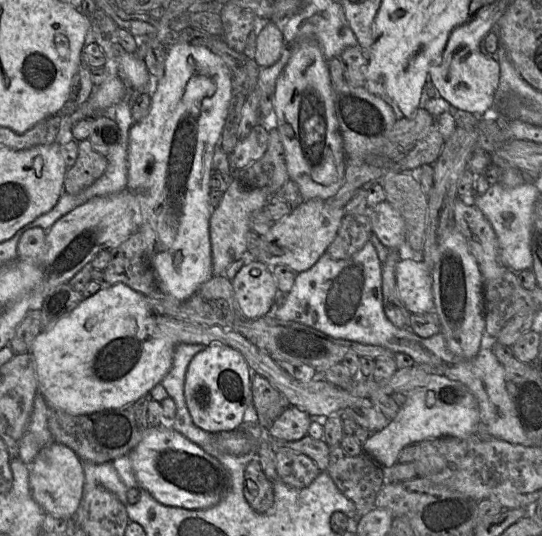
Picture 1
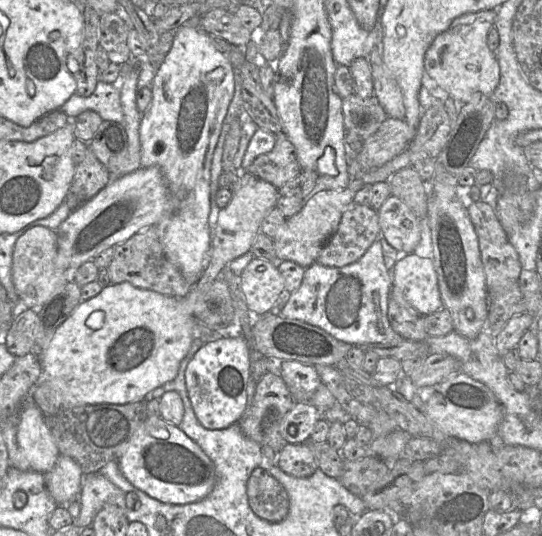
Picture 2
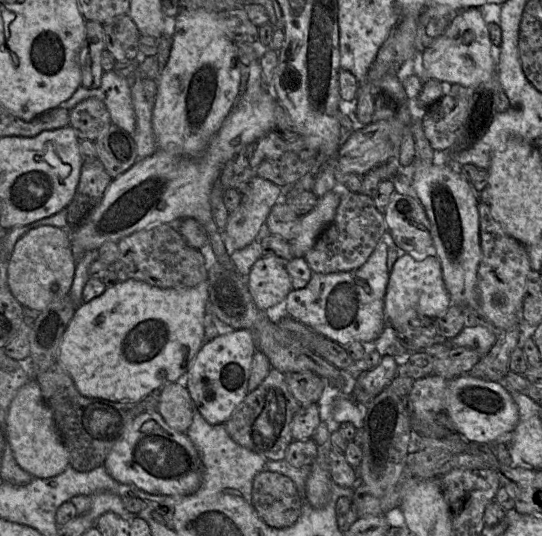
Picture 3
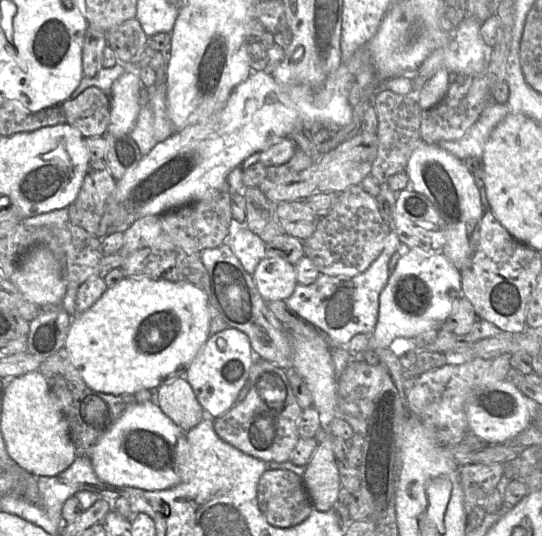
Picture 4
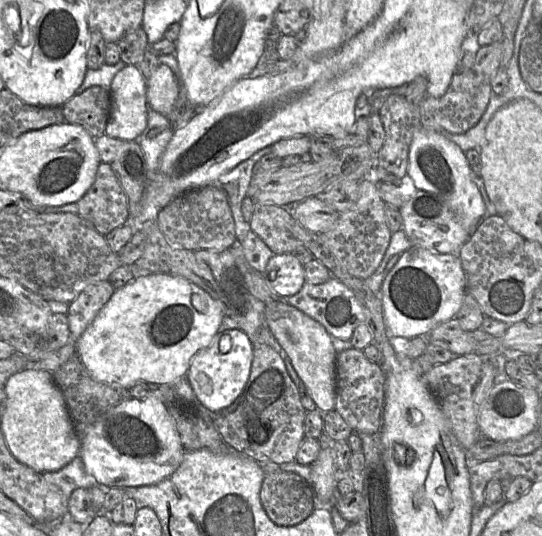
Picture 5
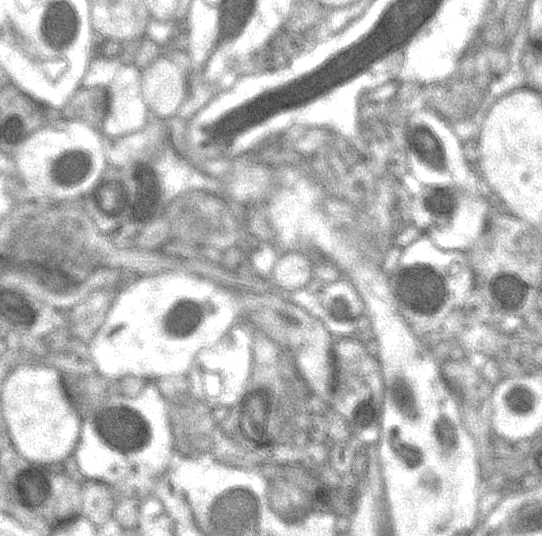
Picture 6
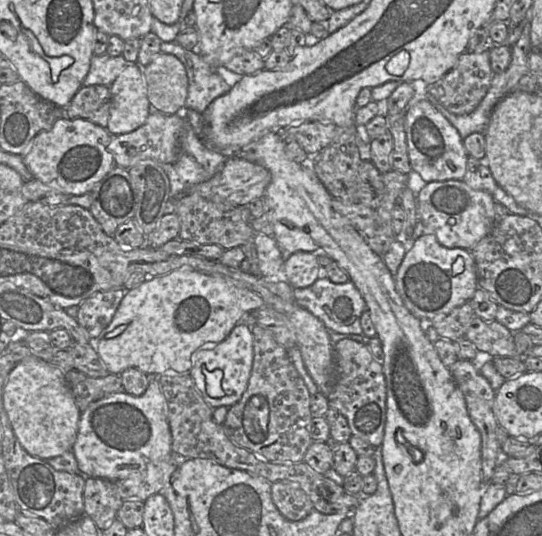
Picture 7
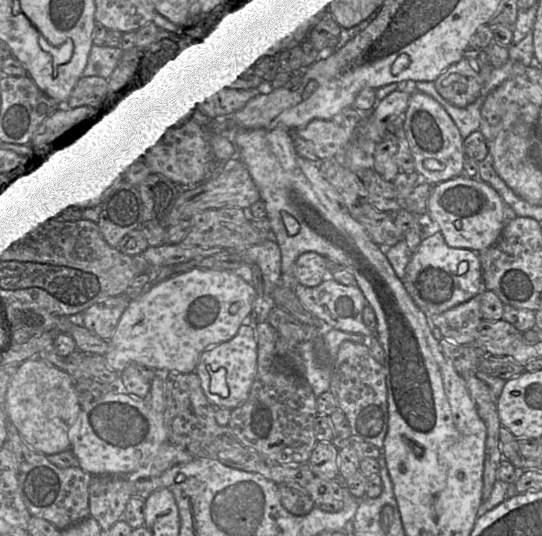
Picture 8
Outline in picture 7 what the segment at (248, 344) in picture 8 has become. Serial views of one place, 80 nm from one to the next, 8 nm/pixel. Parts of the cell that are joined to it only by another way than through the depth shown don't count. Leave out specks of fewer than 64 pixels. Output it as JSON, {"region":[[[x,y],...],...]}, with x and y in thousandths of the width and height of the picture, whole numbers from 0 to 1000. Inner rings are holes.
{"region":[[[437,604],[423,625],[408,638],[384,642],[384,649],[369,651],[356,670],[354,685],[349,692],[360,720],[376,748],[389,759],[428,759],[439,750],[450,733],[461,703],[467,674],[467,625],[463,612],[454,604]],[[406,688],[411,696],[408,722],[413,737],[408,743],[395,743],[380,731],[380,703],[376,692],[397,692]]]}

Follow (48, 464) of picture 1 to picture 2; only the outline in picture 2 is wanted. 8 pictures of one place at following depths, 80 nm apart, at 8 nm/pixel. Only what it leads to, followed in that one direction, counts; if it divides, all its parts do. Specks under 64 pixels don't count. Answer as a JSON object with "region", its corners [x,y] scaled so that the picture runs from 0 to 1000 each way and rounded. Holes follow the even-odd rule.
{"region":[[[111,849],[101,869],[81,884],[85,910],[107,944],[144,931],[155,890],[144,864],[120,849]]]}

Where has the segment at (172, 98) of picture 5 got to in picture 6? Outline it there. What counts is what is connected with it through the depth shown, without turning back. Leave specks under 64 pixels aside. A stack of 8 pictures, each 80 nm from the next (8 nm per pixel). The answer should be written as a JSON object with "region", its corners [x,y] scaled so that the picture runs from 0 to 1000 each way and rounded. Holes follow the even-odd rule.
{"region":[[[293,104],[262,131],[262,181],[280,218],[310,222],[327,215],[341,179],[341,138],[306,104]]]}

